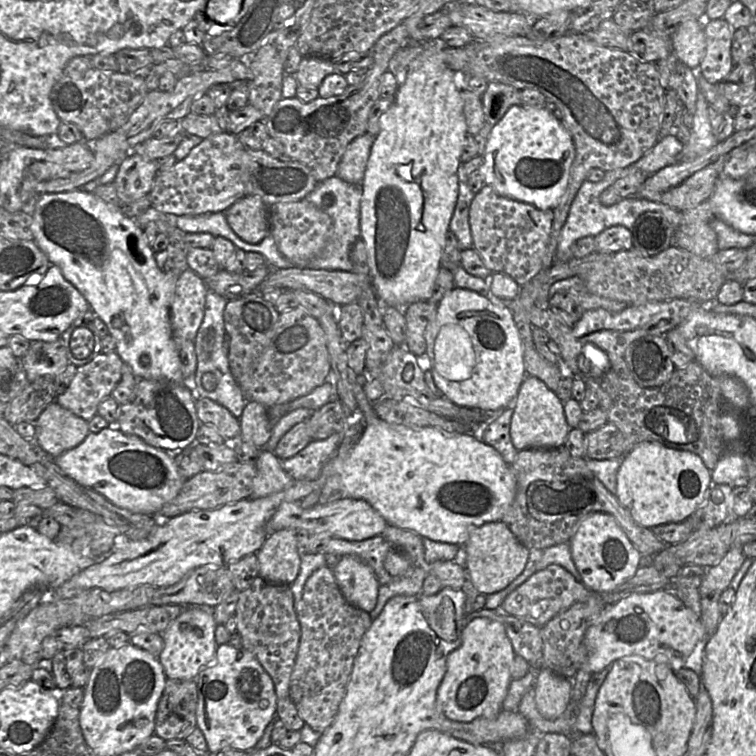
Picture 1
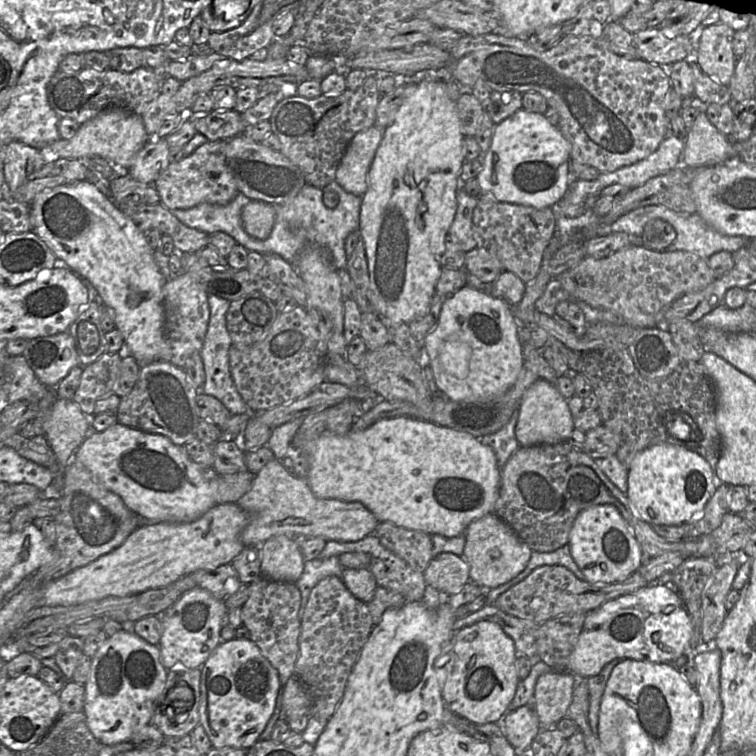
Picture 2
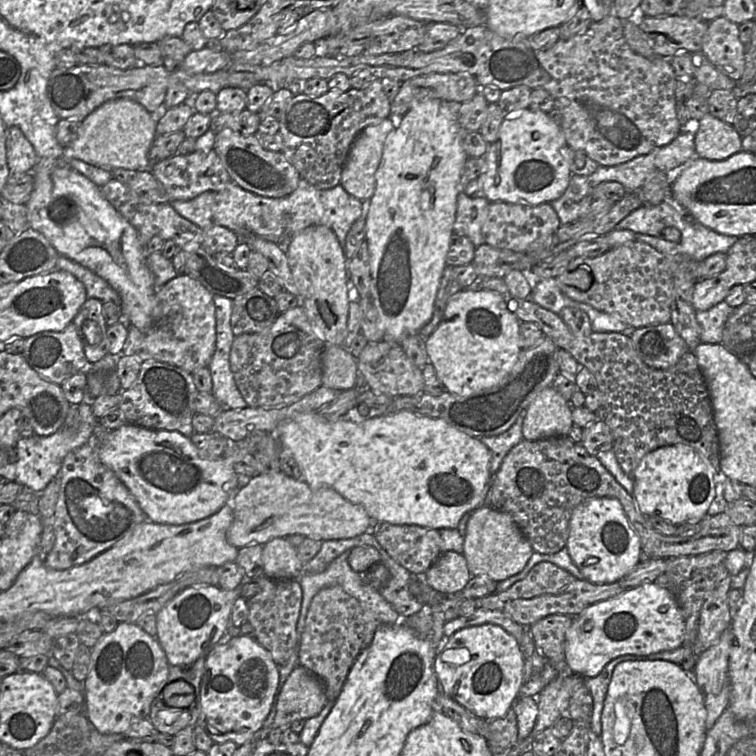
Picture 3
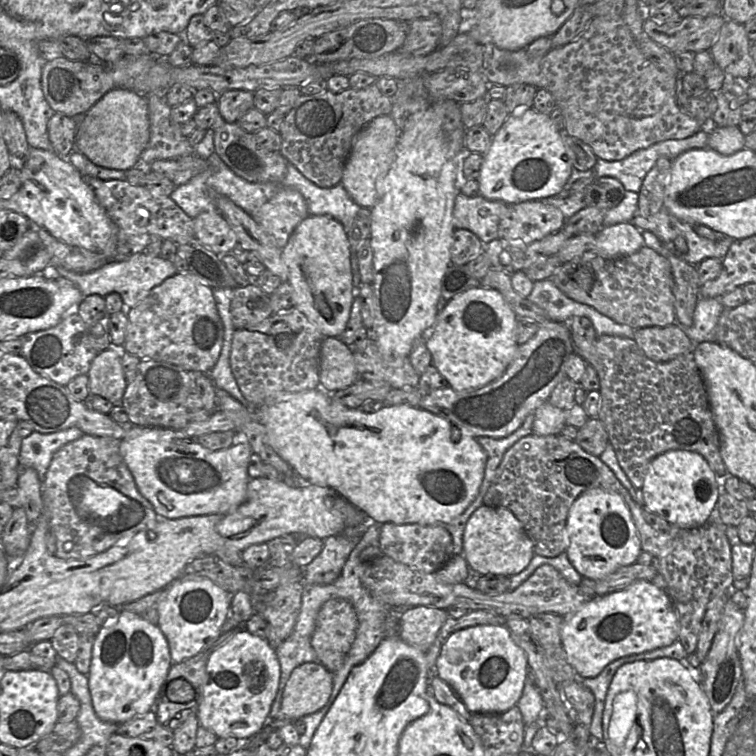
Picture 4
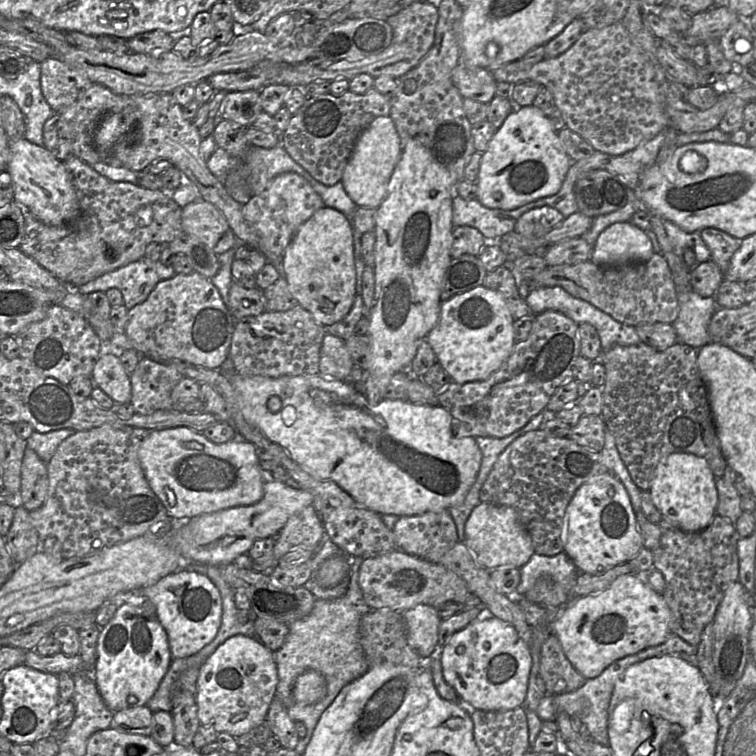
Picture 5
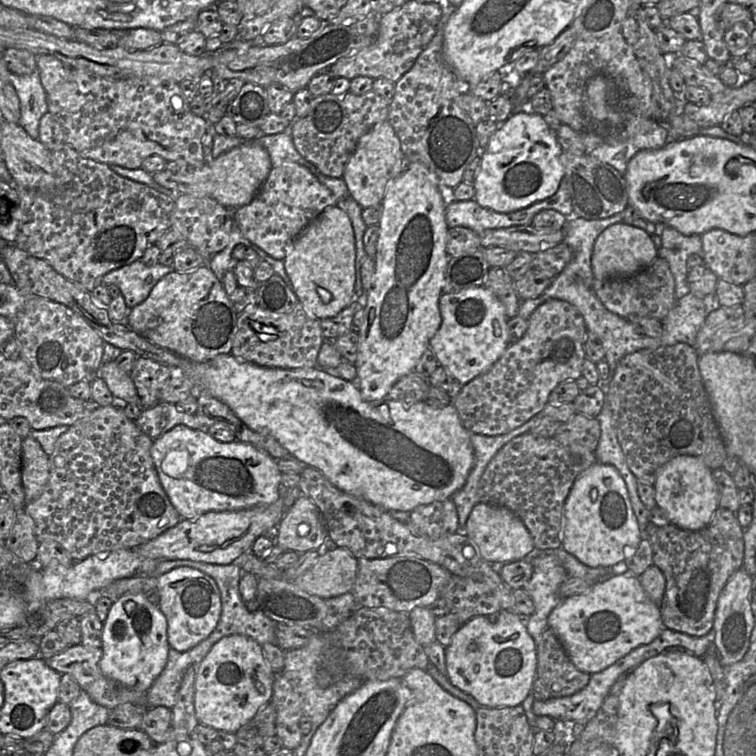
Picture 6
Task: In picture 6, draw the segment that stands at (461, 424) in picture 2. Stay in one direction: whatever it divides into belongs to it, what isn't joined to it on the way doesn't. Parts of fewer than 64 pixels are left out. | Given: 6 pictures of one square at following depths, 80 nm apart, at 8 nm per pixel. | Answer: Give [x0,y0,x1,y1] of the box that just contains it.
[447,299,588,436]

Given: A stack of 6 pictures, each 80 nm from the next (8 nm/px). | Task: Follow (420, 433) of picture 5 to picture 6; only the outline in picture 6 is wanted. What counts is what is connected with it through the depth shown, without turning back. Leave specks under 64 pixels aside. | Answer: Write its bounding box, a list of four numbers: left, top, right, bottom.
[182,353,474,512]

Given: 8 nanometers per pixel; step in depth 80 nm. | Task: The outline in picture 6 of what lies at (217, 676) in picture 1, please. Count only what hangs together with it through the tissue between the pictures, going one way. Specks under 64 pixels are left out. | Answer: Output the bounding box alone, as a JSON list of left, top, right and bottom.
[195,634,274,733]

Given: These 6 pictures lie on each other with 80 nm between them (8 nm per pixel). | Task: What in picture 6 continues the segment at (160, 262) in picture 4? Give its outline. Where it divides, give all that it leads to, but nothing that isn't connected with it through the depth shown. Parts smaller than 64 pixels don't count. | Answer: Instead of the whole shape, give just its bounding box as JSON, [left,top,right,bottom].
[99,260,173,309]

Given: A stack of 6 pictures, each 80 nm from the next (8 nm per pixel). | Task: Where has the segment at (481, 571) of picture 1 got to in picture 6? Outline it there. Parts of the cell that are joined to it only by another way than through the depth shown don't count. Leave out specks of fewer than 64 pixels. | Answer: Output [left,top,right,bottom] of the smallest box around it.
[466,503,533,564]

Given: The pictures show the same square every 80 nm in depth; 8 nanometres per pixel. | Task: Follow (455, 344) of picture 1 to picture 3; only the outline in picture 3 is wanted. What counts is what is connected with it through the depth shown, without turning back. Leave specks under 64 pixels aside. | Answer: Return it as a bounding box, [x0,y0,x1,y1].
[425,286,522,396]

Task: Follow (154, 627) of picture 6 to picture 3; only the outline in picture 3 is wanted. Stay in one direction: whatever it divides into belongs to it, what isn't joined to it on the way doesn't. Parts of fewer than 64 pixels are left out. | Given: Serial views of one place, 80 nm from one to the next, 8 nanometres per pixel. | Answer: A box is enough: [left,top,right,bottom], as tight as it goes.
[83,622,169,734]

